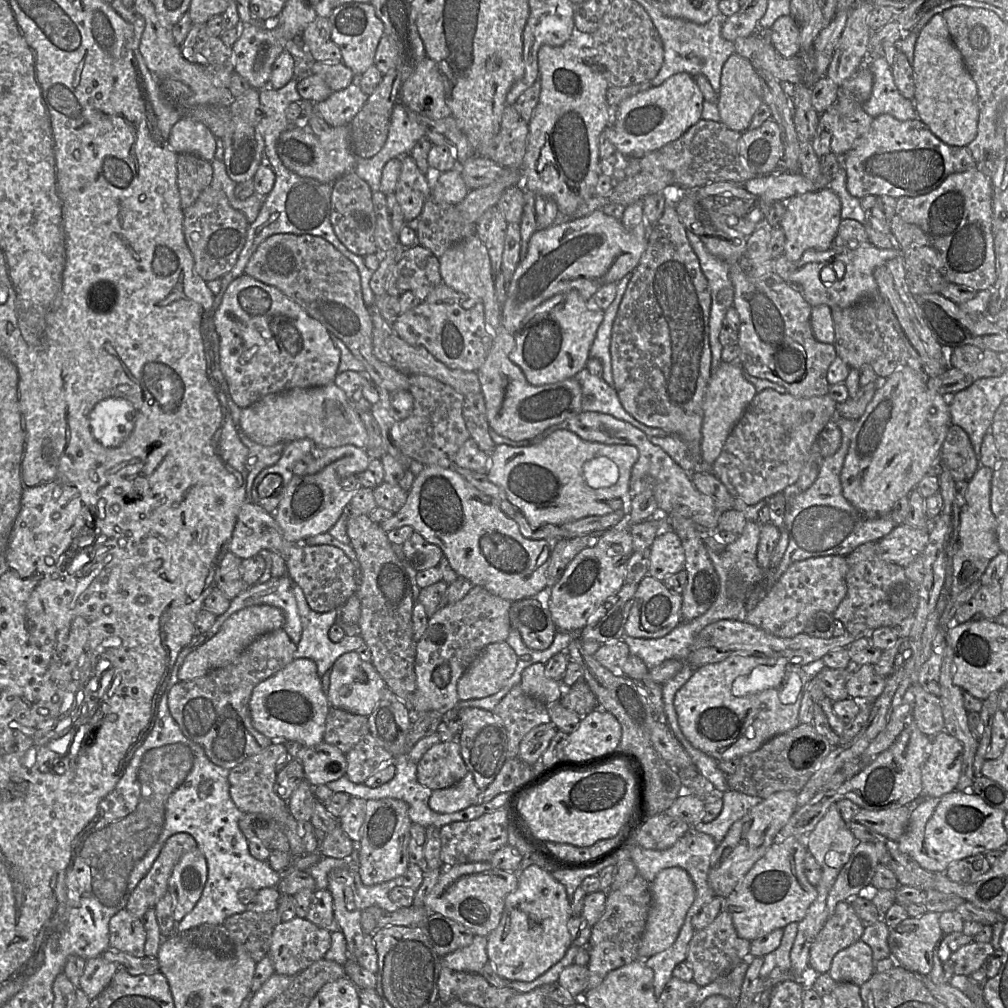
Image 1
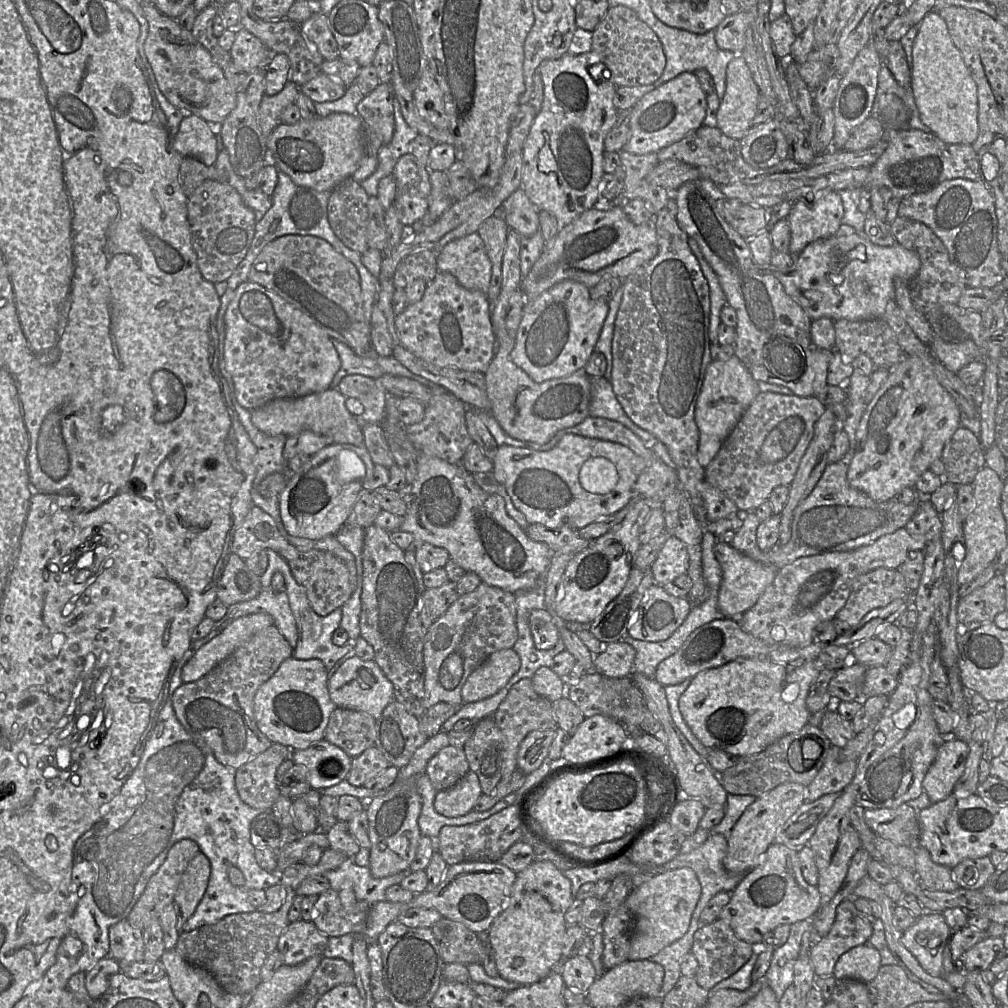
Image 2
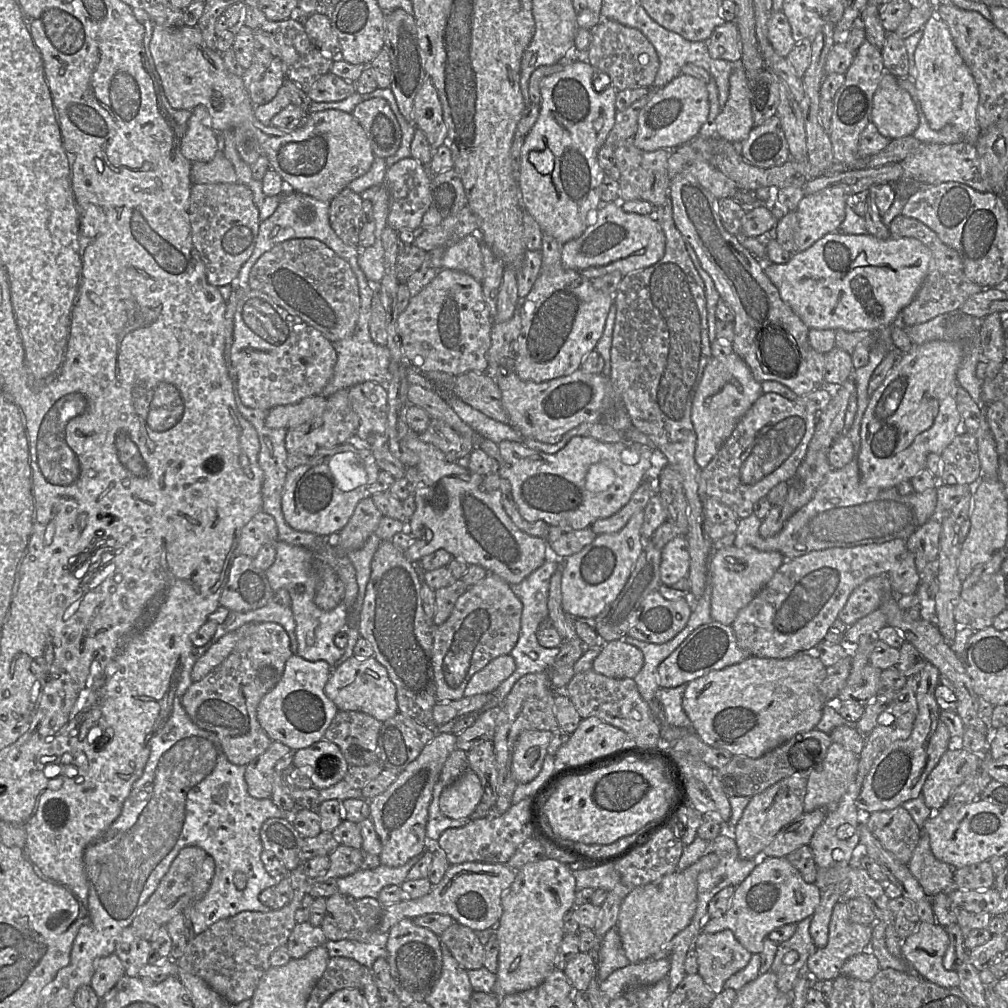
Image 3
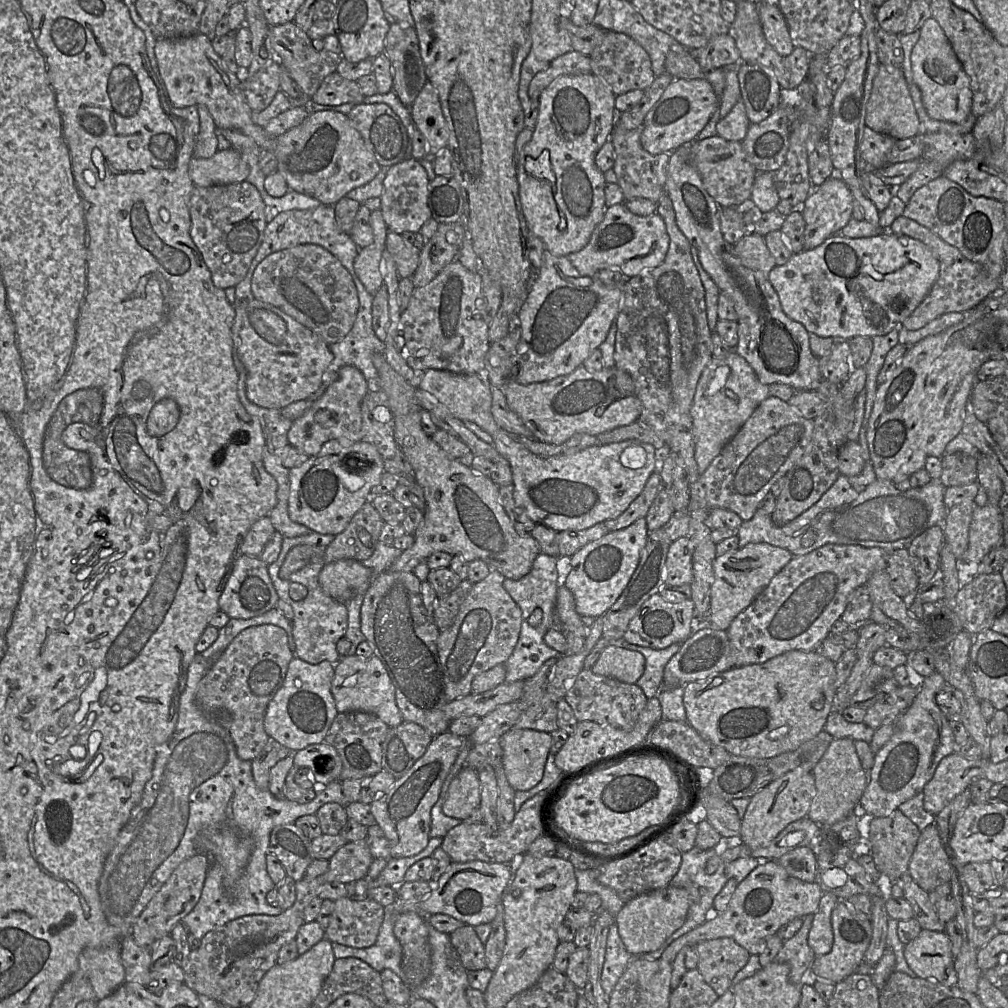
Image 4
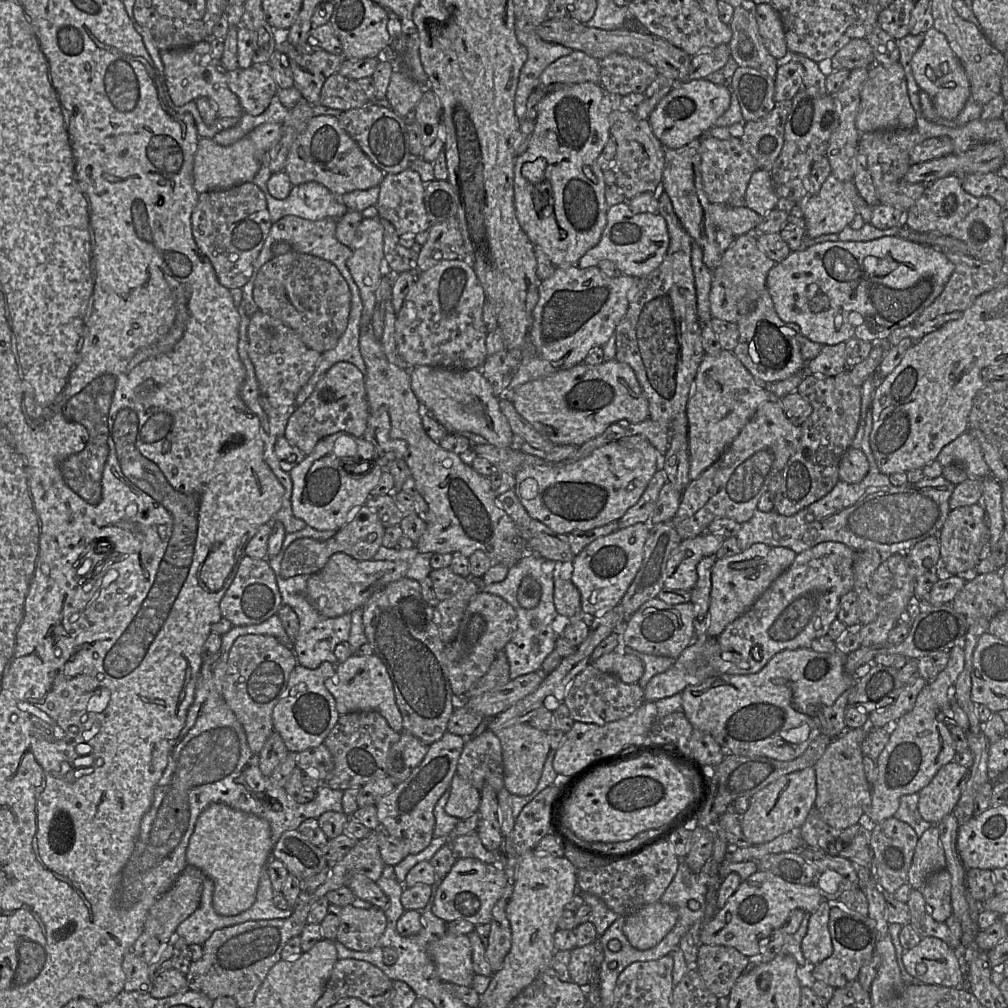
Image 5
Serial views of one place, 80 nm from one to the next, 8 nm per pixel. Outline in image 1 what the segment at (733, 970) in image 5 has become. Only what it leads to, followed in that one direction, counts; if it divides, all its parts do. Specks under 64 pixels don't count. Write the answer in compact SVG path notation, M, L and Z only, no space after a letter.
M722 910L710 925L695 931L688 946L686 961L693 970L693 982L702 987L728 975L748 954L750 954L750 941L737 935L731 915Z

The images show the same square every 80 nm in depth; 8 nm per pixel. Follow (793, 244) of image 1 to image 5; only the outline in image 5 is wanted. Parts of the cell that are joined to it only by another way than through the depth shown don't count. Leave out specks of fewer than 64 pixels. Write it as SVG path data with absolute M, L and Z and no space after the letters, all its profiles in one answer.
M831 173L817 194L800 200L803 201L807 236L816 238L838 234L849 226L858 214L855 206L857 196L859 193L854 183L840 181Z

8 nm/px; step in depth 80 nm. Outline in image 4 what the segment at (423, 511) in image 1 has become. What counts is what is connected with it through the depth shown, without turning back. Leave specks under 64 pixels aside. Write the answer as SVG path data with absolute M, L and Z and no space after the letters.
M375 354L373 364L378 372L376 387L388 398L395 442L409 460L426 502L423 520L413 534L413 545L402 552L388 571L412 572L421 561L441 551L459 556L467 563L483 560L505 578L524 577L541 553L539 543L532 536L522 536L516 531L499 501L499 487L489 476L478 474L452 458L424 432L421 426L423 408L416 399L414 385L387 363L384 354Z

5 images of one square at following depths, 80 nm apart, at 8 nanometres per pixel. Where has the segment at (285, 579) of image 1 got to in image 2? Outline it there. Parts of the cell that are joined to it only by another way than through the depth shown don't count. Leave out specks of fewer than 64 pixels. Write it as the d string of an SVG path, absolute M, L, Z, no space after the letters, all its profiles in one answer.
M271 587L263 588L260 594L254 599L239 602L228 606L230 611L224 620L224 625L219 628L216 636L235 619L255 614L267 613L274 621L274 625L280 630L293 649L298 642L298 630L296 622L289 605L289 598L286 592L274 592Z

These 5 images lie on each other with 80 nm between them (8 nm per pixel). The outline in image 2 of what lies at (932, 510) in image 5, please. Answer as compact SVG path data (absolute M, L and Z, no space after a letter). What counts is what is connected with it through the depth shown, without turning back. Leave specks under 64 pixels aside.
M854 369L844 384L847 394L845 403L847 417L842 430L849 437L849 450L840 461L826 465L820 480L811 493L795 509L789 541L784 546L777 543L770 550L762 551L757 545L756 538L757 529L761 523L760 519L755 512L739 511L738 515L743 516L743 525L736 532L735 538L730 544L733 548L753 560L774 565L780 570L798 558L856 550L874 543L884 535L905 528L917 510L916 503L904 504L896 498L884 502L875 501L866 493L852 487L847 479L848 468L856 450L856 431L868 406L865 401L865 391L869 383L870 376L864 378L864 374L858 369Z

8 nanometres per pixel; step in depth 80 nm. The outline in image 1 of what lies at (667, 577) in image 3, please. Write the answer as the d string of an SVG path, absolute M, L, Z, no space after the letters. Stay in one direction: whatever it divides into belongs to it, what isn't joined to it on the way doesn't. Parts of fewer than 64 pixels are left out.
M663 529L650 547L648 574L660 581L685 570L685 553L679 536Z

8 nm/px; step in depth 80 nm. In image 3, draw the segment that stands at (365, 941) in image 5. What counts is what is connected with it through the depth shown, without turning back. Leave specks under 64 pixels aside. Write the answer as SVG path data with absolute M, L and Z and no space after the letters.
M340 892L326 899L321 929L328 940L367 940L378 928L383 906L376 898L354 899Z

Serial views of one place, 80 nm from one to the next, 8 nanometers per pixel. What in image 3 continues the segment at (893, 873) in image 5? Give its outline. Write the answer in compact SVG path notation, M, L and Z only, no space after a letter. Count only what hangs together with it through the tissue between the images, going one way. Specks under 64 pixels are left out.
M902 805L892 810L870 813L867 826L886 850L908 865L922 829Z

